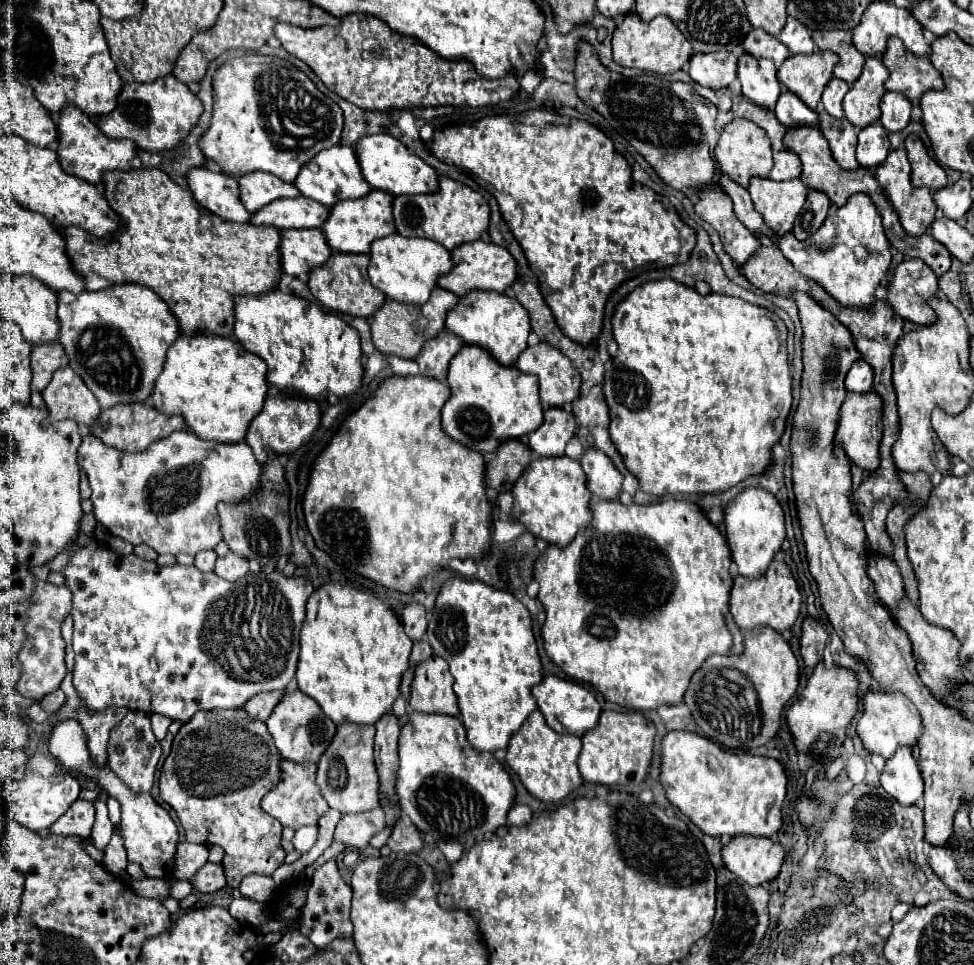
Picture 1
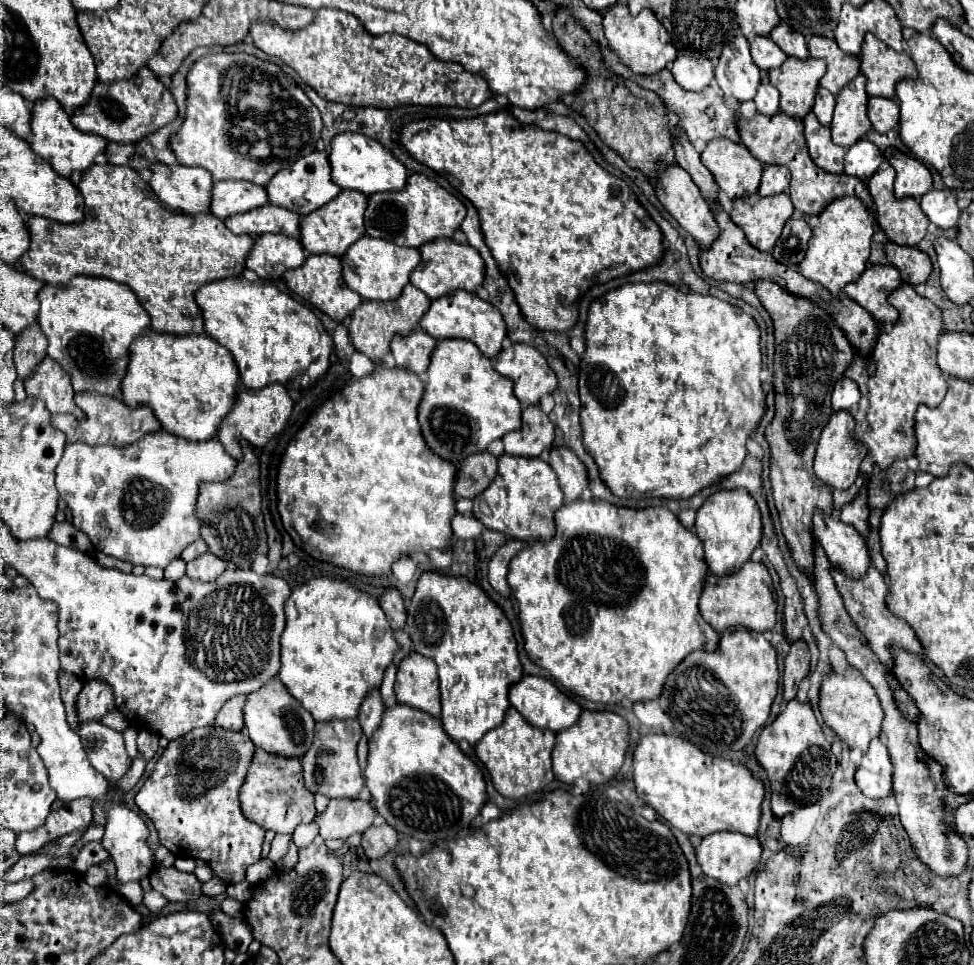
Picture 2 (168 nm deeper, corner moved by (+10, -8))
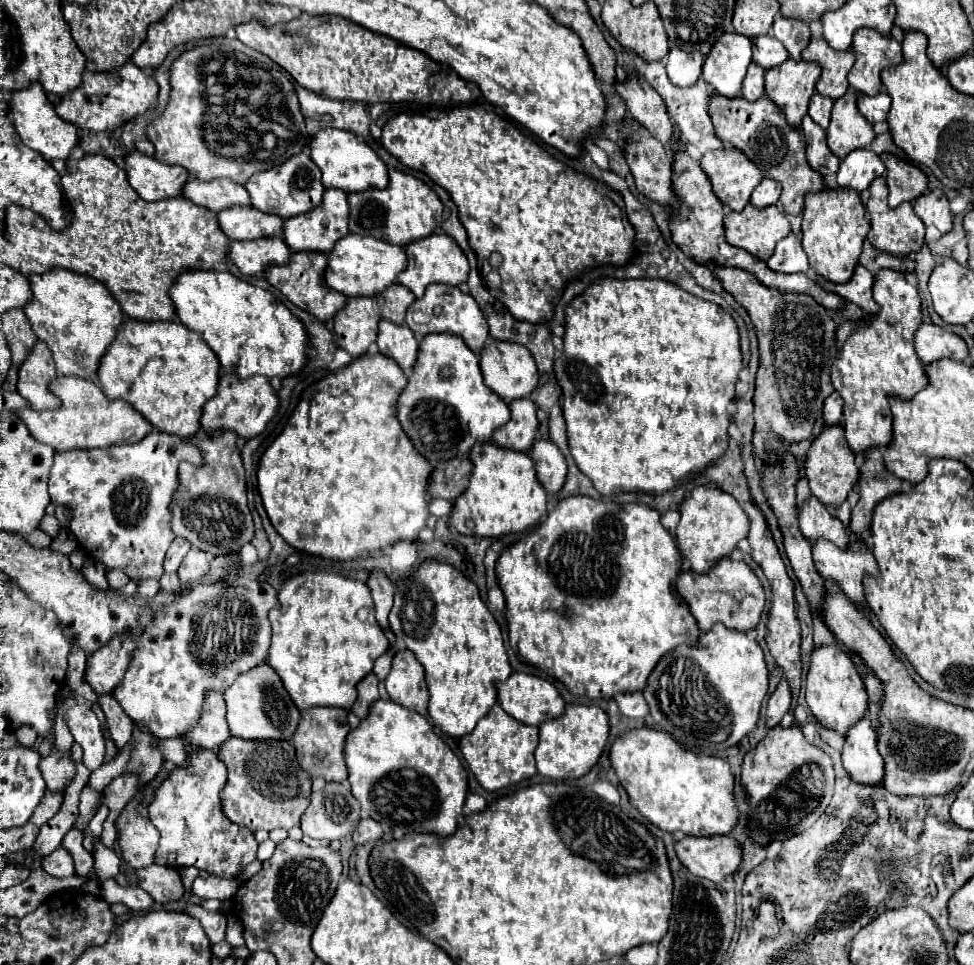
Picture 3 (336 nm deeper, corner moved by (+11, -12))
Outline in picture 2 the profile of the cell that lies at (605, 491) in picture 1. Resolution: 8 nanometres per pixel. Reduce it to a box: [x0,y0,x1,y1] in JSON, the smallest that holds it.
[549,446,587,500]

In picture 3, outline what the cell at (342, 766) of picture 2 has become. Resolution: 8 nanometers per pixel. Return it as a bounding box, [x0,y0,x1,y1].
[294,708,350,782]

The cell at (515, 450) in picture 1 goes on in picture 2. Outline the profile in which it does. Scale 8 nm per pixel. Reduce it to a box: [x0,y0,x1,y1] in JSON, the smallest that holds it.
[453,452,497,498]

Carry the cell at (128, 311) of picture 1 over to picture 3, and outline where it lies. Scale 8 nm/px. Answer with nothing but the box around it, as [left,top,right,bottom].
[24,270,126,382]

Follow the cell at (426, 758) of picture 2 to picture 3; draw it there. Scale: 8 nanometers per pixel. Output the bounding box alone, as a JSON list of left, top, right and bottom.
[344,700,468,836]

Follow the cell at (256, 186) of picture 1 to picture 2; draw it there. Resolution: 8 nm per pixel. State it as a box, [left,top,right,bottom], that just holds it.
[211,182,267,220]

